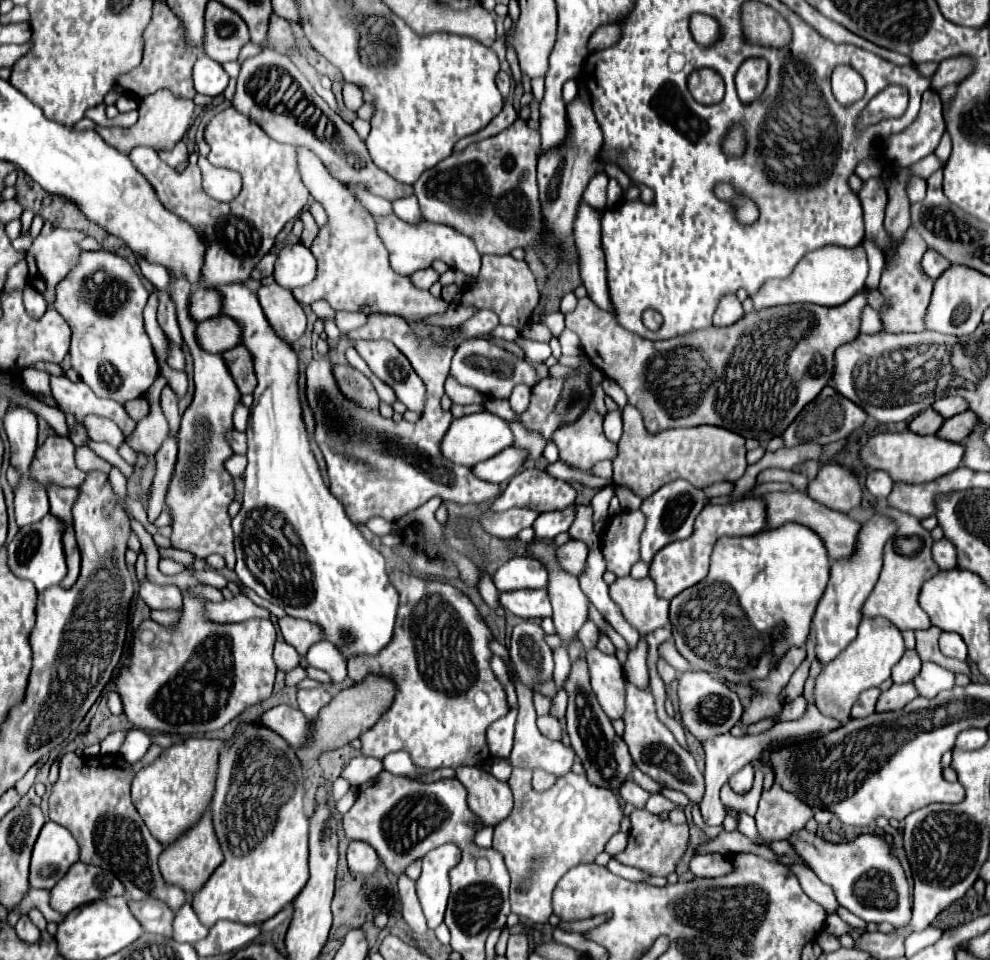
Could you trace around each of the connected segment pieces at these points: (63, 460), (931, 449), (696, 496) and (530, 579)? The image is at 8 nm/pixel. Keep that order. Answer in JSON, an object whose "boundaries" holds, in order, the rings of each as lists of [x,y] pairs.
{"boundaries":[[[[58,435],[48,437],[44,445],[36,449],[32,475],[42,485],[56,483],[62,487],[78,487],[86,479],[86,473],[76,467],[72,441]]],[[[912,431],[902,433],[878,433],[866,441],[866,445],[860,449],[860,461],[868,471],[890,471],[894,475],[896,483],[928,483],[934,481],[946,473],[952,473],[960,463],[964,455],[962,443],[950,443],[942,441],[936,435],[914,435]]],[[[676,479],[676,481],[670,481],[668,485],[660,487],[654,495],[650,495],[648,499],[642,501],[640,509],[642,513],[646,515],[646,529],[642,533],[642,561],[650,563],[652,557],[656,555],[658,549],[662,549],[664,545],[672,543],[674,539],[680,539],[680,537],[688,537],[692,533],[692,525],[694,525],[694,519],[698,517],[698,513],[702,511],[702,507],[706,505],[706,495],[702,489],[694,487],[692,483],[688,483],[686,479]]],[[[512,557],[492,575],[492,581],[500,593],[514,589],[534,589],[534,587],[546,587],[548,573],[534,559]]]]}

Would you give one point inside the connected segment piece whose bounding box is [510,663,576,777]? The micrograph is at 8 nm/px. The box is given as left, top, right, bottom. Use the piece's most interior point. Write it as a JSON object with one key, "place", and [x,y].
{"place":[531,749]}

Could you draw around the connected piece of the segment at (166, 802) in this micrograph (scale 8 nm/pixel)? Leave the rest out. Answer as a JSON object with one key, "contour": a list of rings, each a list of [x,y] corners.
{"contour":[[[186,739],[180,745],[164,749],[164,753],[148,767],[144,767],[132,781],[132,803],[150,833],[162,843],[178,841],[198,819],[208,811],[214,795],[220,753],[230,745],[222,739]]]}

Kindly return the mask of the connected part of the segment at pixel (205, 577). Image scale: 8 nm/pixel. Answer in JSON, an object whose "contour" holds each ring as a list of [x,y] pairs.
{"contour":[[[204,569],[204,571],[198,571],[198,579],[206,585],[212,585],[212,587],[218,587],[218,589],[224,589],[226,587],[226,579],[218,573],[218,571],[212,571],[212,569]]]}

